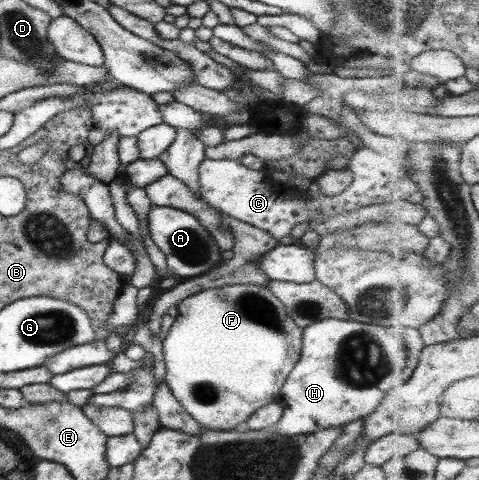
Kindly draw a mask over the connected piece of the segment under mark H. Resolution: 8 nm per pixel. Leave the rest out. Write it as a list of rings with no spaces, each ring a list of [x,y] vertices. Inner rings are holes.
[[[333,318],[307,324],[301,333],[299,360],[288,374],[276,398],[282,407],[281,418],[269,429],[283,437],[301,436],[316,433],[317,430],[341,428],[356,419],[364,418],[379,406],[390,388],[403,388],[412,380],[425,346],[421,330],[414,327],[385,327]]]

